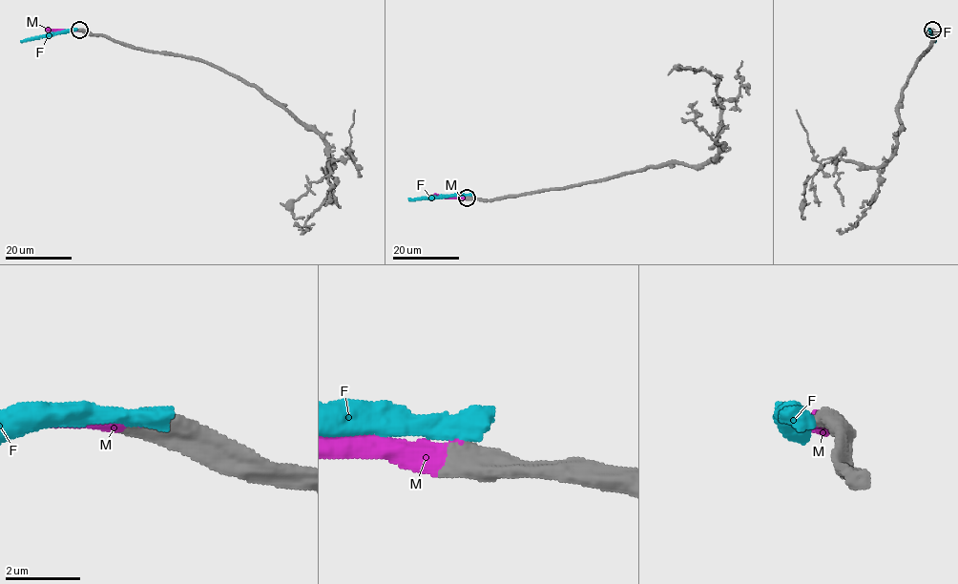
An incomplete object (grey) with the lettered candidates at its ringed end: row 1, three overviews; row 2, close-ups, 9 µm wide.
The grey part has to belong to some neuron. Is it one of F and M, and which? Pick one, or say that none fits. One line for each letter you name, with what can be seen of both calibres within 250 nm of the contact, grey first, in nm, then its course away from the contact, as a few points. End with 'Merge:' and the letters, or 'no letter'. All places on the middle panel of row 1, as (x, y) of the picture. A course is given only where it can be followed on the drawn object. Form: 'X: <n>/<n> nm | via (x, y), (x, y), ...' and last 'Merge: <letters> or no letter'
M: 650/480 nm | via (468, 198), (438, 198), (434, 194)
Merge: M

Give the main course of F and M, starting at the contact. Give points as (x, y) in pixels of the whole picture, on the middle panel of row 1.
F: (468, 197), (408, 198)
M: (468, 198), (438, 198), (434, 194)

